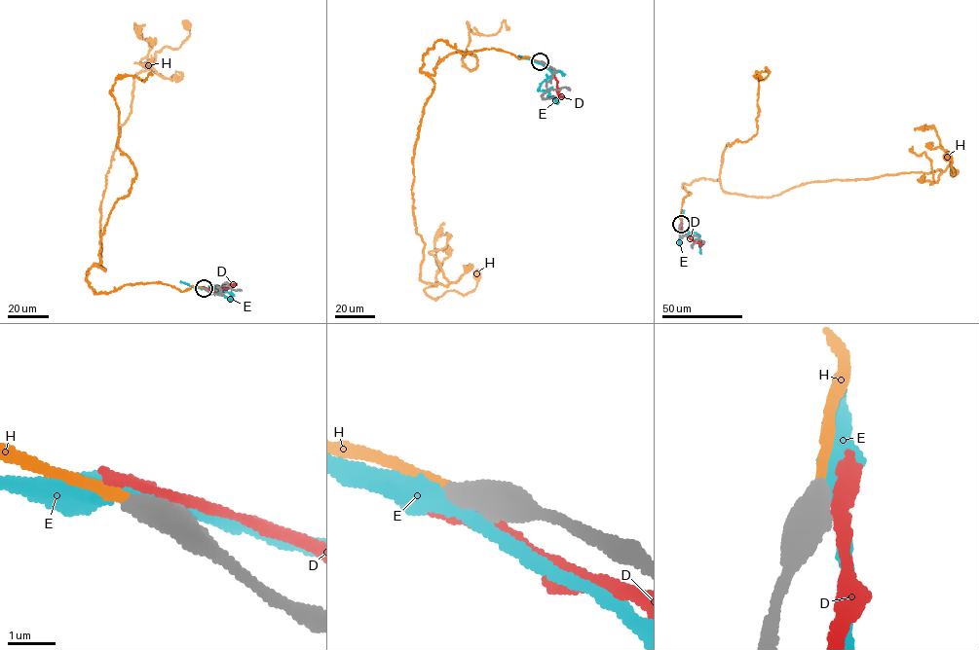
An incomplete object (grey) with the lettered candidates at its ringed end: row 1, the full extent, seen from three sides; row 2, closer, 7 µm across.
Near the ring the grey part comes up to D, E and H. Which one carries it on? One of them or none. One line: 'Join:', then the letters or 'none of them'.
Join: H

